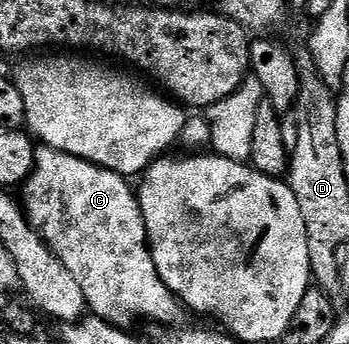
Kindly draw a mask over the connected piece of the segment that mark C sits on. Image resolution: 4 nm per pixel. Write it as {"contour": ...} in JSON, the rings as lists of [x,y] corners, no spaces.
{"contour":[[[40,145],[35,151],[35,170],[27,177],[26,182],[21,187],[21,193],[23,193],[21,205],[27,219],[31,221],[31,227],[42,236],[47,247],[57,256],[57,260],[61,260],[61,264],[65,264],[65,268],[69,268],[69,272],[77,279],[77,284],[81,284],[81,292],[85,292],[87,309],[94,317],[105,320],[110,326],[120,328],[131,328],[134,322],[143,321],[167,322],[163,324],[178,323],[180,321],[178,318],[179,310],[181,311],[181,303],[175,297],[175,293],[161,280],[161,276],[157,272],[157,264],[153,264],[151,245],[147,242],[147,229],[145,228],[143,213],[139,207],[139,199],[133,186],[130,186],[127,182],[130,181],[115,170],[106,170],[84,158],[78,158],[72,154],[54,150],[52,146]]]}

